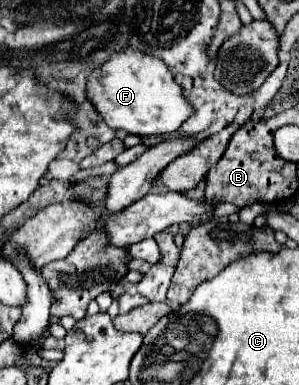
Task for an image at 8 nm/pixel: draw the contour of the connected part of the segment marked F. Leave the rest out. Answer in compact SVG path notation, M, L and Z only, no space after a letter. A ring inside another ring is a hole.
M122 50L120 54L114 54L98 70L98 74L94 72L88 80L88 98L98 106L98 112L110 128L125 130L136 136L172 134L194 114L182 86L176 84L166 64L136 50Z

